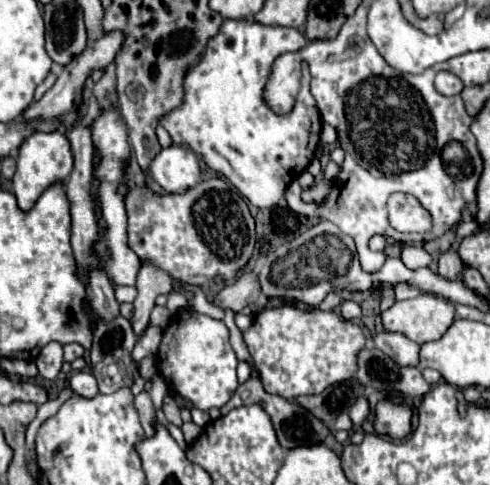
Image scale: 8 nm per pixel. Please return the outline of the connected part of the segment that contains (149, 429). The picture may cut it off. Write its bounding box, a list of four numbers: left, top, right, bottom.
[135,391,155,435]

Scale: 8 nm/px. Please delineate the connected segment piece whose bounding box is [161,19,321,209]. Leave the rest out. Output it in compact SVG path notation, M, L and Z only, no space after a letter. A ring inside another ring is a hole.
M247 19L223 21L217 37L207 43L203 59L185 77L185 103L161 119L175 145L189 145L259 209L278 205L287 185L311 163L319 141L321 117L309 93L311 75L307 65L295 109L289 115L271 113L262 98L275 59L305 45L305 35L292 27L272 28Z

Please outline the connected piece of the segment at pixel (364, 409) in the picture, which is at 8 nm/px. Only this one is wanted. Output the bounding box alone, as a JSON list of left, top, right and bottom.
[349,397,369,425]

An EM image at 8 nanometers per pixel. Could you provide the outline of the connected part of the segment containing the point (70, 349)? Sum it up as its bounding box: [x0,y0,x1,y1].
[63,343,85,363]

